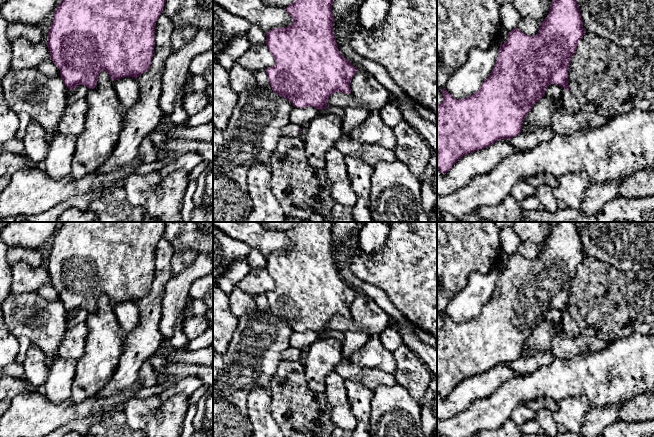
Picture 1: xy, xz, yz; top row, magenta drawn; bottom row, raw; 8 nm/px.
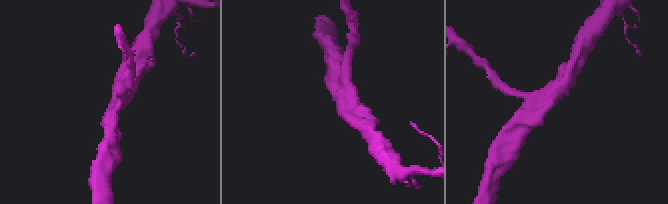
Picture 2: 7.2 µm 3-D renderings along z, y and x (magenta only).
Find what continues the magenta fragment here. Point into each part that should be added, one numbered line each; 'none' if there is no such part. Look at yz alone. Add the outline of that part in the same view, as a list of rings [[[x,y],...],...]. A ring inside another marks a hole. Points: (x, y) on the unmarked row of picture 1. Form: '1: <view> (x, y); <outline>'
1: yz (569, 325); [[[562,312],[561,323],[562,330],[567,334],[571,335],[572,337],[577,337],[580,334],[579,327],[576,321],[571,317],[570,313],[566,315],[564,312]]]

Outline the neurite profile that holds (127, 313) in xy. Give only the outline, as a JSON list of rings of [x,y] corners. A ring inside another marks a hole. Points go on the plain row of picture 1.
[[[124,301],[113,305],[113,311],[123,331],[132,332],[139,323],[139,310],[135,302]]]

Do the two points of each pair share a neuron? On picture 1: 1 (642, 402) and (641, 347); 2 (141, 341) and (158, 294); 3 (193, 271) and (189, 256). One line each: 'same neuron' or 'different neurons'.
1: different neurons
2: same neuron
3: different neurons

